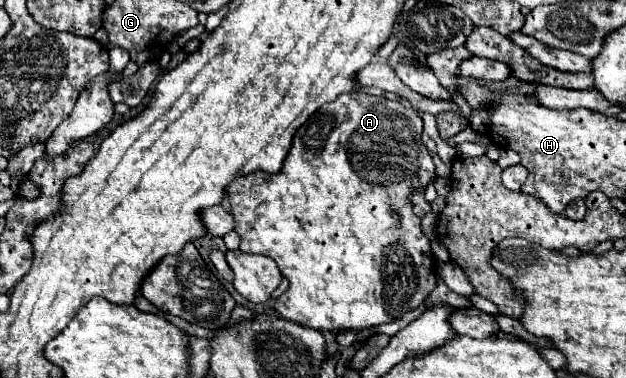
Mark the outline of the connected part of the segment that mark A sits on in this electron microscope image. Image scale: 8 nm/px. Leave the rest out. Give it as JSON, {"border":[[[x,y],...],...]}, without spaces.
{"border":[[[350,91],[342,93],[338,97],[338,103],[328,103],[322,109],[318,109],[294,135],[294,145],[284,161],[284,167],[280,173],[272,175],[266,171],[256,171],[250,175],[242,175],[236,179],[236,183],[226,187],[226,195],[230,199],[230,211],[234,215],[234,231],[242,237],[240,241],[240,251],[246,251],[250,255],[266,255],[278,263],[278,269],[282,275],[290,281],[288,293],[284,293],[278,299],[276,311],[294,323],[300,323],[304,327],[312,327],[318,331],[330,331],[338,333],[340,329],[370,329],[374,325],[382,323],[392,323],[400,319],[404,313],[420,307],[424,299],[436,289],[436,277],[434,277],[434,265],[432,265],[432,249],[430,241],[420,229],[420,219],[412,213],[412,201],[410,195],[414,191],[422,191],[428,187],[428,183],[434,177],[434,163],[432,157],[422,143],[422,119],[416,115],[414,109],[400,107],[386,99],[384,95],[374,97],[366,95],[364,91]]]}

